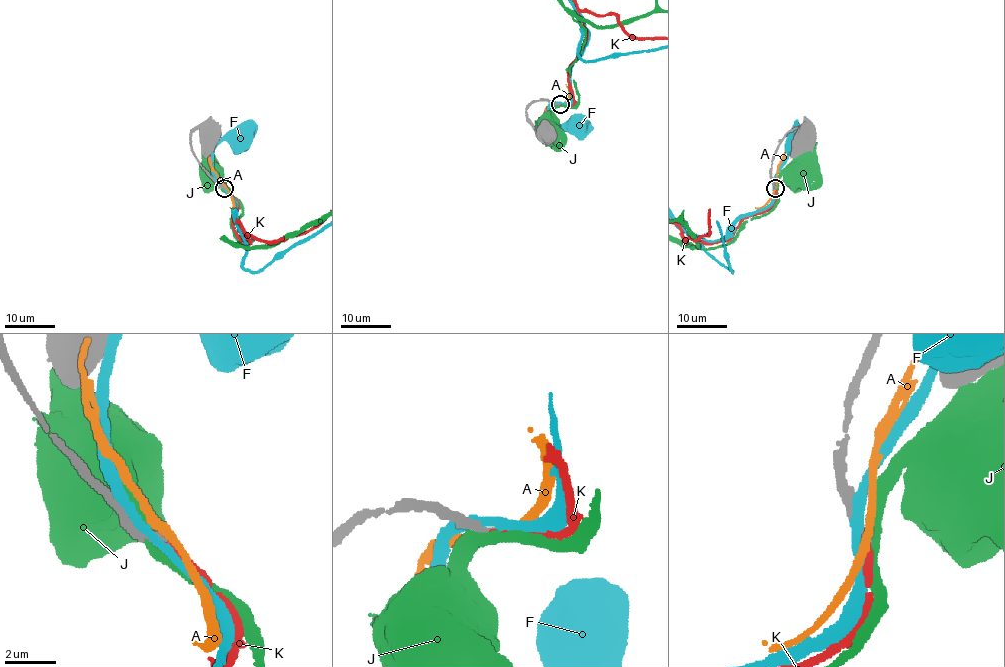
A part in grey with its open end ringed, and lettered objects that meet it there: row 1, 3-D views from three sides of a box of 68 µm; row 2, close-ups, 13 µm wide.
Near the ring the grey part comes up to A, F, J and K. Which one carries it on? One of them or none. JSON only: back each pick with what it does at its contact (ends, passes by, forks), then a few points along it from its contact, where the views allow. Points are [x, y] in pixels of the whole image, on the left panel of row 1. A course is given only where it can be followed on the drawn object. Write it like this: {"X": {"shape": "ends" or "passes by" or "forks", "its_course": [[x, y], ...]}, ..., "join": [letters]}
{"K": {"shape": "ends"}, "join": ["K"]}

